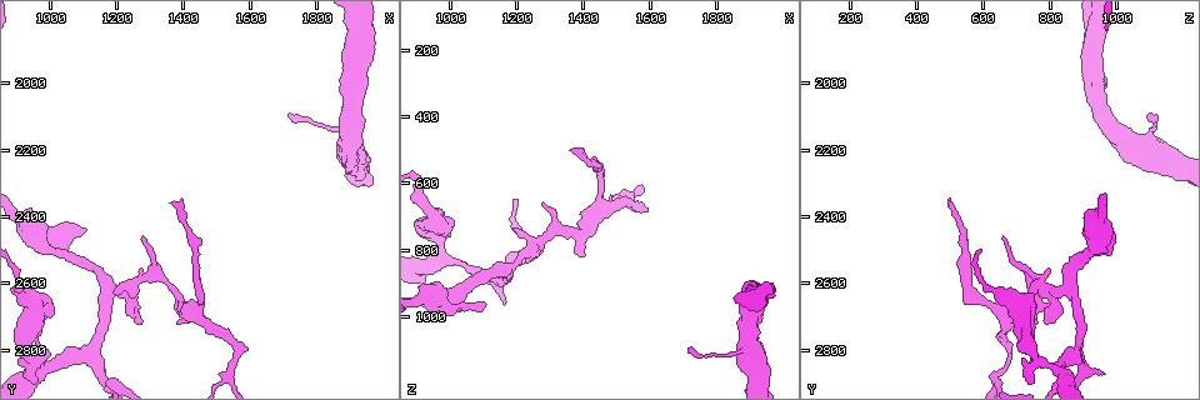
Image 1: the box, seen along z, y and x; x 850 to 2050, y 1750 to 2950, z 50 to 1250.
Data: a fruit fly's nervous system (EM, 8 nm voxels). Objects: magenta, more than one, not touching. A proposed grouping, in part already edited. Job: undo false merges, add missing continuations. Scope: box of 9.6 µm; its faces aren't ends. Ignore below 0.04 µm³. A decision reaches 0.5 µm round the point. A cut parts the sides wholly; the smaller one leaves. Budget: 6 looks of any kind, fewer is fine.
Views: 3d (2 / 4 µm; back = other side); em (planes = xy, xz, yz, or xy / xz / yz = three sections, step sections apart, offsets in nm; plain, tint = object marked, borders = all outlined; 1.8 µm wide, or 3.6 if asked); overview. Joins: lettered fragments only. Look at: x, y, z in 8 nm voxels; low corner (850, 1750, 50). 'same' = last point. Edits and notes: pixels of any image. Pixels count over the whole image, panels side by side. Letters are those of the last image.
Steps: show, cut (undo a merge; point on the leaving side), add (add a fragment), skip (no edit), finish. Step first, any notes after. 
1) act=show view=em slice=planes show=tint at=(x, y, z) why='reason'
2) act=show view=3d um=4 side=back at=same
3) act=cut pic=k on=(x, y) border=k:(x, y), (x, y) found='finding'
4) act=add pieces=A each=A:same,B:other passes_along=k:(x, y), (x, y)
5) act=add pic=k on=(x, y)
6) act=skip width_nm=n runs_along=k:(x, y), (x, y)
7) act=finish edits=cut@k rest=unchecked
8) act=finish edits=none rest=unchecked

act=show view=3d um=2 at=(1270, 2470, 660) why='an open end'

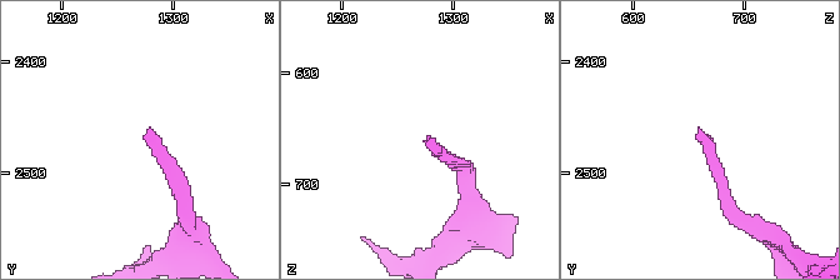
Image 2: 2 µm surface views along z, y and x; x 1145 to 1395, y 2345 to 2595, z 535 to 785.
act=show view=em um=3.6 slice=planes show=tint at=(1278, 2460, 660)

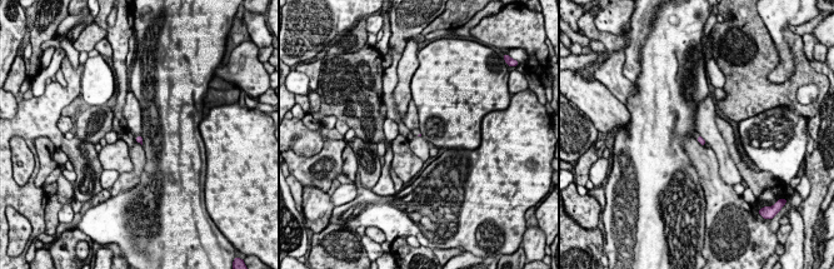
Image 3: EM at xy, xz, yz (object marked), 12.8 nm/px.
act=show view=em um=3.6 slice=planes show=borders at=same

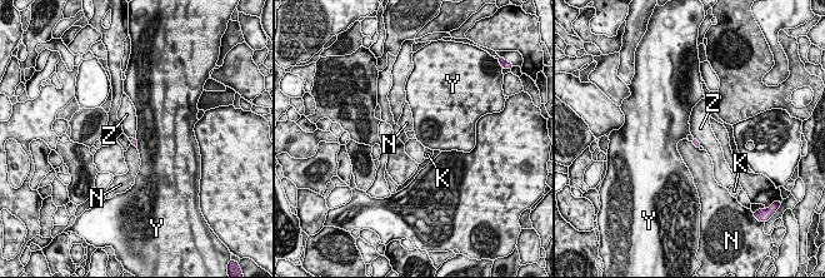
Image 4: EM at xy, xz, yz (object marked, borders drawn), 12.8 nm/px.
act=skip each=K:other,N:other,Y:other,Z:other border=4:(694, 137), (701, 145) found='no lettered fragment goes on from it'

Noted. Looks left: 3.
act=show view=3d um=4 at=(1520, 2880, 640) why='sharp bend'

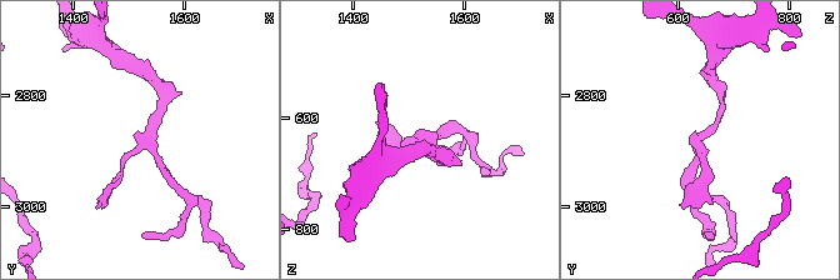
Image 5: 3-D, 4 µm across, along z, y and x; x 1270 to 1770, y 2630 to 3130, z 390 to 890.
act=show view=em um=3.6 slice=planes show=borders at=(1530, 2890, 635)

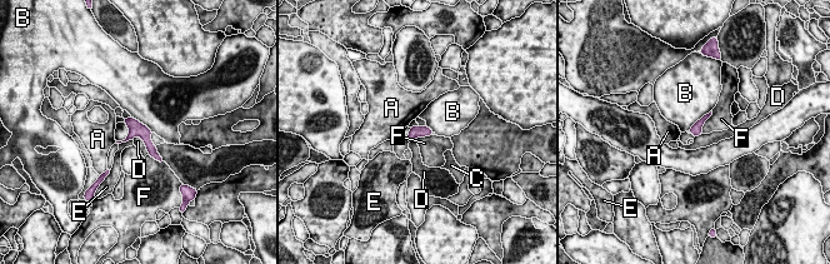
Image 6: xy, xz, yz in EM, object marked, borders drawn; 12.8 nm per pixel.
act=skip longest_contact=B:400nm each=A:other,B:other,C:other,D:other,E:other,F:other runs_along=6:(129, 121), (146, 138), (154, 154) found='one neuron here'

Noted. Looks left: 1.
act=finish edits=none rest=unchecked

